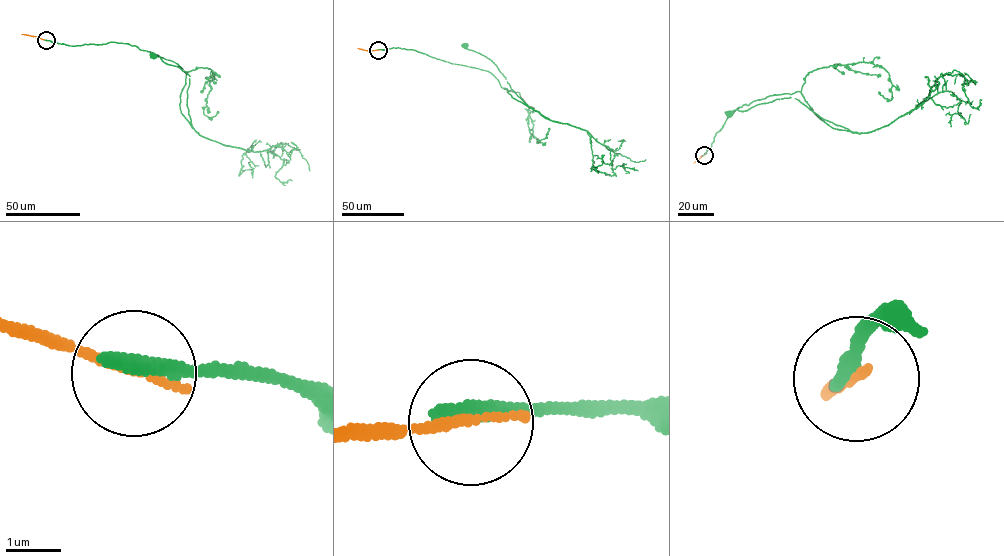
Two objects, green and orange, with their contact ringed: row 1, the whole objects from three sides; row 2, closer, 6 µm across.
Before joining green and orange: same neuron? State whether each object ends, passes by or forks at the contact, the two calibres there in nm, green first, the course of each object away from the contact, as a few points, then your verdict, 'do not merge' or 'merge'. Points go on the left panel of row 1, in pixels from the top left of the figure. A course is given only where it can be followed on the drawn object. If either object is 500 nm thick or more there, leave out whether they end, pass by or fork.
green ends; orange ends; calibres 320 and 180 nm; course green (46, 40), (74, 46), (128, 44), (174, 61), (186, 75), (179, 106), (190, 124), (190, 76), (153, 54); course orange (45, 40), (22, 34); do not merge

